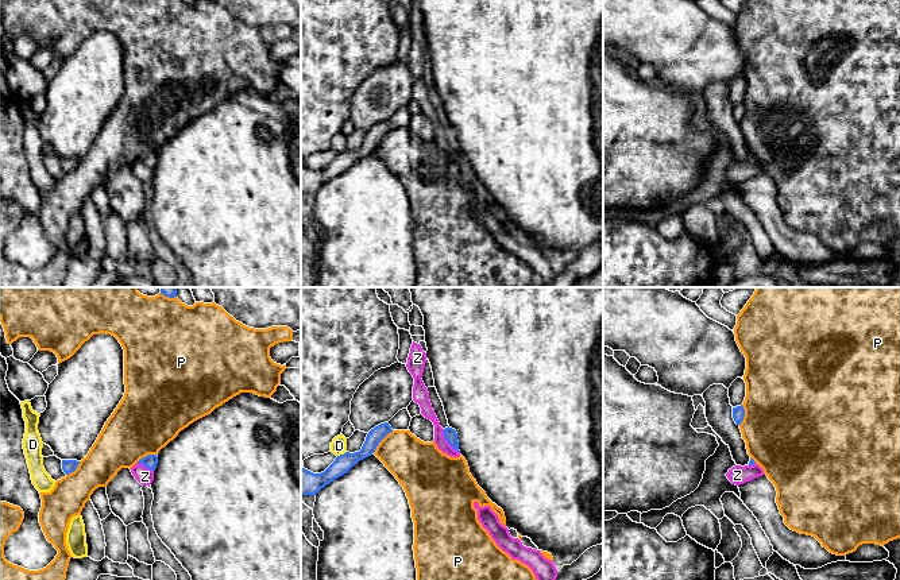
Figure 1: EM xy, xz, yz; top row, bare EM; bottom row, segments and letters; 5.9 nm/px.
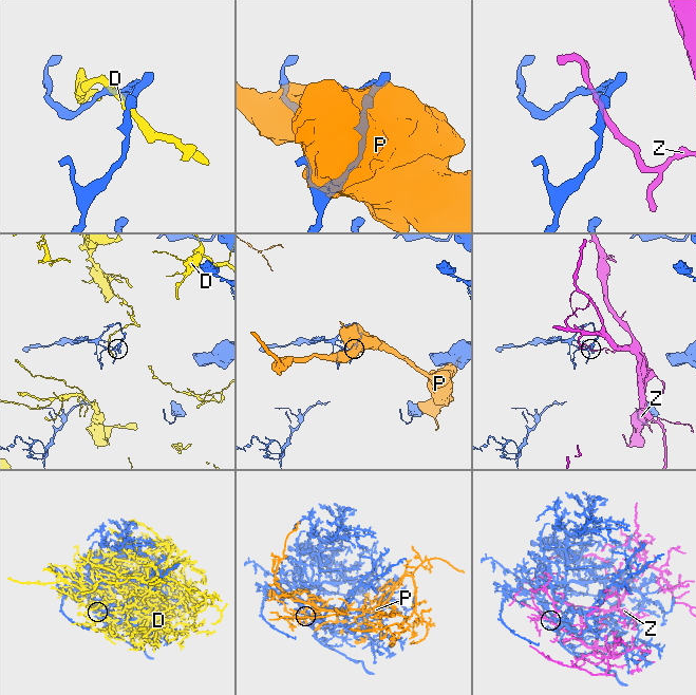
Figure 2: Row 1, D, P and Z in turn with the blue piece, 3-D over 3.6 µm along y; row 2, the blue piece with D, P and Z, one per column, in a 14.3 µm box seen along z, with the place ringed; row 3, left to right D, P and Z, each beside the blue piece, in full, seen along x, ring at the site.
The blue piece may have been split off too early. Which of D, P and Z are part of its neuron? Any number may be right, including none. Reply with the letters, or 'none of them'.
none of them

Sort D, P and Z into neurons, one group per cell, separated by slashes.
D / P / Z

